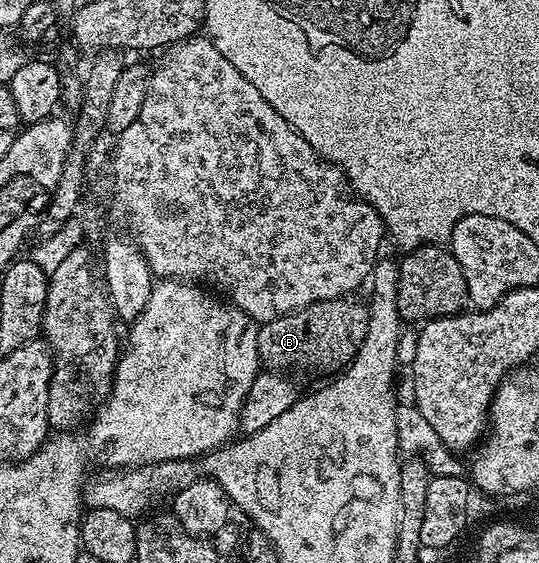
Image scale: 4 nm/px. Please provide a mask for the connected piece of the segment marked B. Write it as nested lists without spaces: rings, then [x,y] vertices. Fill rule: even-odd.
[[[345,296],[311,302],[306,308],[263,323],[256,331],[261,367],[272,372],[292,372],[290,370],[335,371],[347,366],[358,352],[362,340],[366,340],[368,323],[367,305],[354,299]]]

